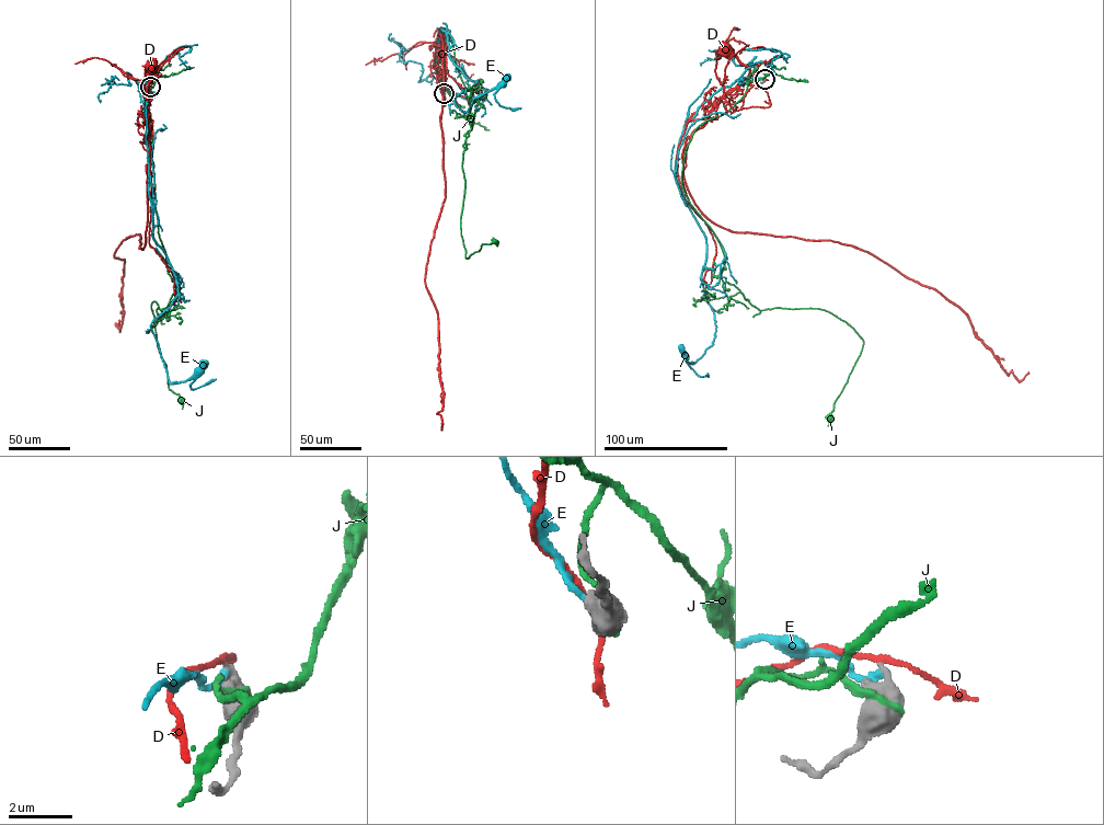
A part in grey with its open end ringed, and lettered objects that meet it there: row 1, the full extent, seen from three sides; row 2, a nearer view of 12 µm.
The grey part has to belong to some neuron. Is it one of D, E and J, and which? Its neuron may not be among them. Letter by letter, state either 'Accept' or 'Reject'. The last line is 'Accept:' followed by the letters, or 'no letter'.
D: Reject
E: Reject
J: Reject
Accept: no letter

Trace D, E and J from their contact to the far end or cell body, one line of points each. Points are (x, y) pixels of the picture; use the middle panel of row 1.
D: (444, 93), (441, 78), (446, 72), (439, 58), (436, 77), (440, 50)
E: (444, 93), (440, 27), (449, 57), (478, 80), (453, 96), (457, 106), (468, 112), (503, 83)
J: (445, 93), (439, 79), (447, 35), (469, 101), (478, 104), (463, 145), (460, 231), (467, 259), (495, 241)

